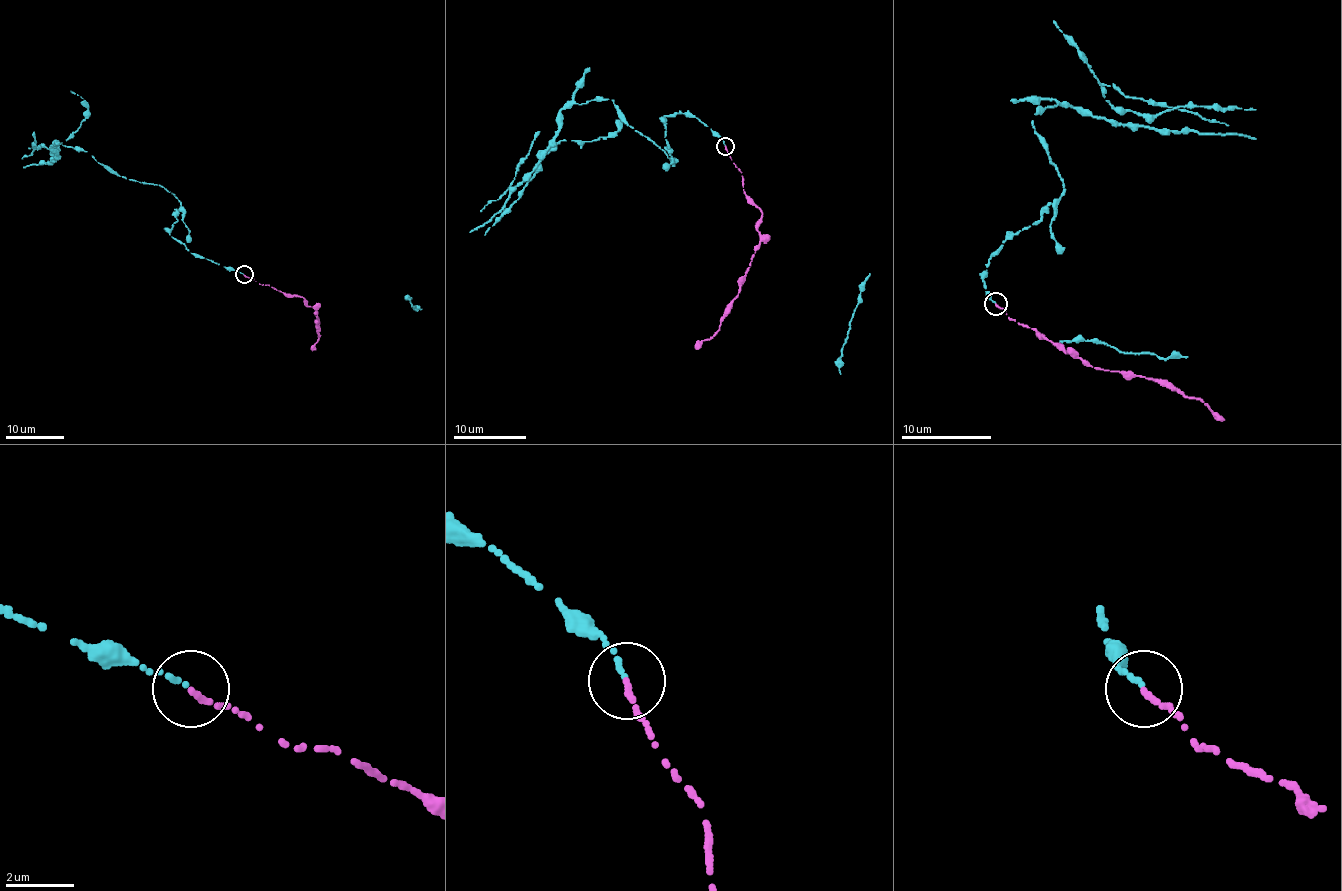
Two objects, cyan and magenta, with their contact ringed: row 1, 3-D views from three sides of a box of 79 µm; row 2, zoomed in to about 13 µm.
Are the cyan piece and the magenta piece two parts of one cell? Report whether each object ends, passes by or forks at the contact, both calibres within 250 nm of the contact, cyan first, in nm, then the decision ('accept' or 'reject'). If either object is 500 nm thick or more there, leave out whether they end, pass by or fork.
cyan ends there; magenta ends there; 130 nm thick on the cyan side, 170 nm on the other; accept

